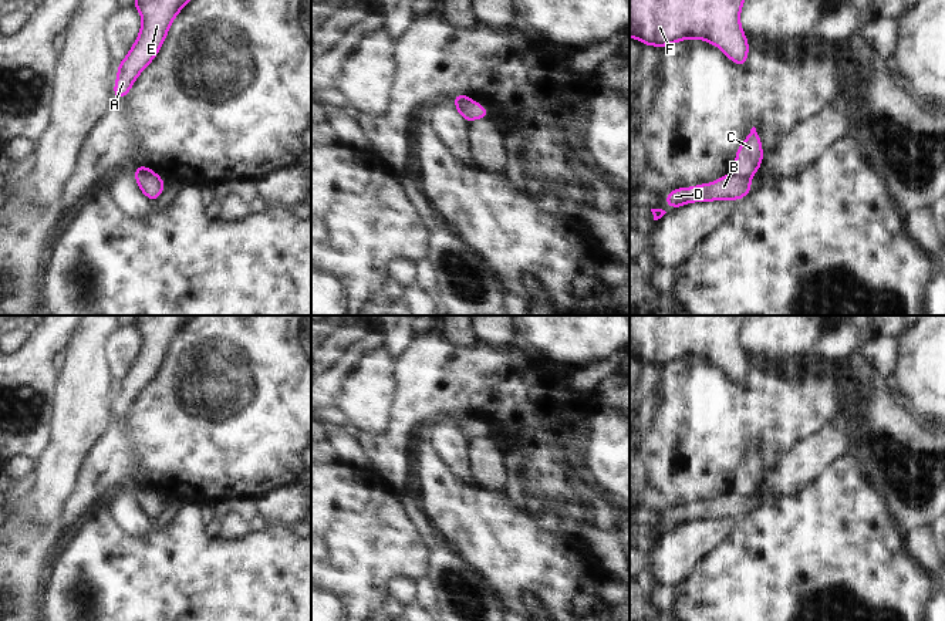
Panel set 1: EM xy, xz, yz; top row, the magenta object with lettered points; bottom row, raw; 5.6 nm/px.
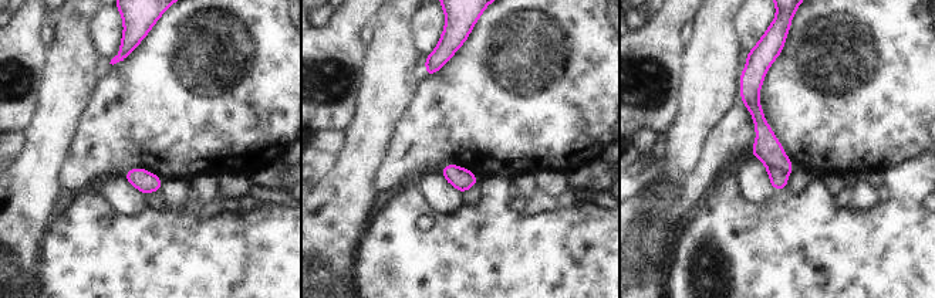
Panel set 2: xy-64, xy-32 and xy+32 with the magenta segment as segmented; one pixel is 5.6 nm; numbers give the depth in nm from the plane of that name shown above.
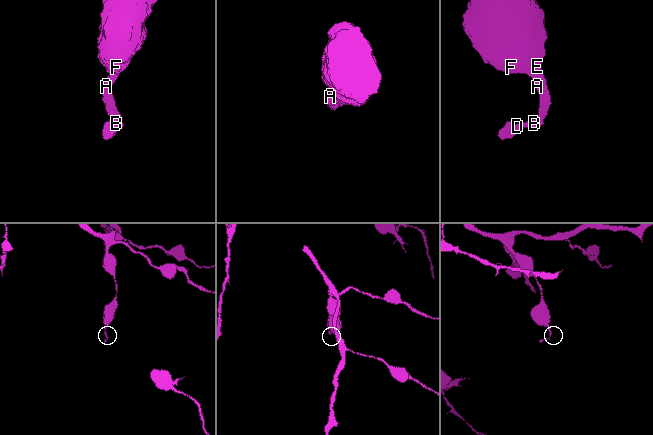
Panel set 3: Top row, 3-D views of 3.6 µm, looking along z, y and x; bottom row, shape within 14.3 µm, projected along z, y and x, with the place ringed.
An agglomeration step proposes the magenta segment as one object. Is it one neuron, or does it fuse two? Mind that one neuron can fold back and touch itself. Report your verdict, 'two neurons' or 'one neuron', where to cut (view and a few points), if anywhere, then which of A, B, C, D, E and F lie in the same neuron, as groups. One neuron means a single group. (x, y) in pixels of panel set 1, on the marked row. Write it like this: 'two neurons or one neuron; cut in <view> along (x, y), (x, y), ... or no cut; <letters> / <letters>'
two neurons; cut in yz along (732, 172), (749, 179); A C E F / B D

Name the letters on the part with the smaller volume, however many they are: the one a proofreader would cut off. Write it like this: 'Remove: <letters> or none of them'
Remove: B, D

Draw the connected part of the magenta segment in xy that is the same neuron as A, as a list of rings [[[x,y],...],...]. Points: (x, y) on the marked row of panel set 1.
[[[135,0],[134,6],[141,17],[142,26],[129,53],[118,64],[114,97],[126,97],[141,72],[158,55],[172,21],[190,0]]]

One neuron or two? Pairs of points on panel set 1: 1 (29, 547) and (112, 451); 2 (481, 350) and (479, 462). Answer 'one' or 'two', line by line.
1: two
2: two

